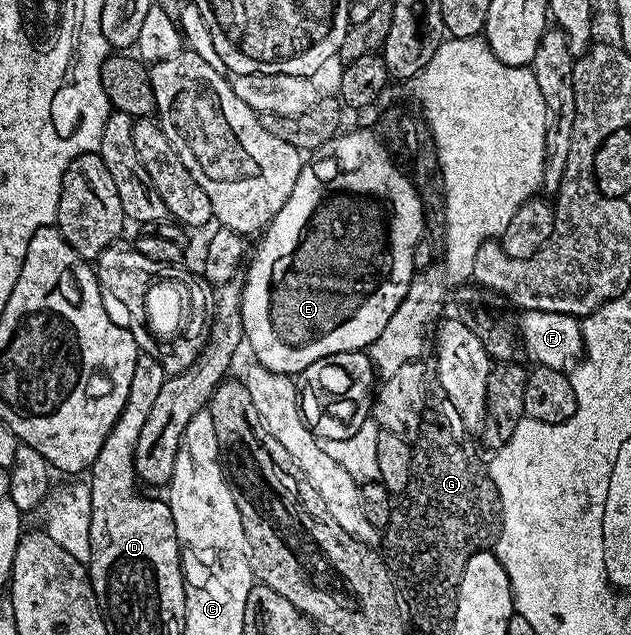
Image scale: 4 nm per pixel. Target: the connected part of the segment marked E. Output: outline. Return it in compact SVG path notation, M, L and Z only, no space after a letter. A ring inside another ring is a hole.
M373 129L350 130L339 133L337 138L323 146L314 163L303 165L300 176L292 188L292 196L276 212L276 216L270 221L269 226L265 227L261 235L262 243L258 246L258 251L249 259L248 265L244 270L244 281L242 283L242 320L244 322L244 342L254 353L253 358L259 365L268 368L274 374L289 374L291 376L301 375L316 360L327 358L340 352L349 350L365 351L384 330L392 314L400 306L405 293L408 292L409 284L416 273L414 269L414 249L416 244L427 233L426 212L422 204L422 198L418 194L418 189L414 187L411 175L406 174L401 165L392 157L389 150L380 141Z

